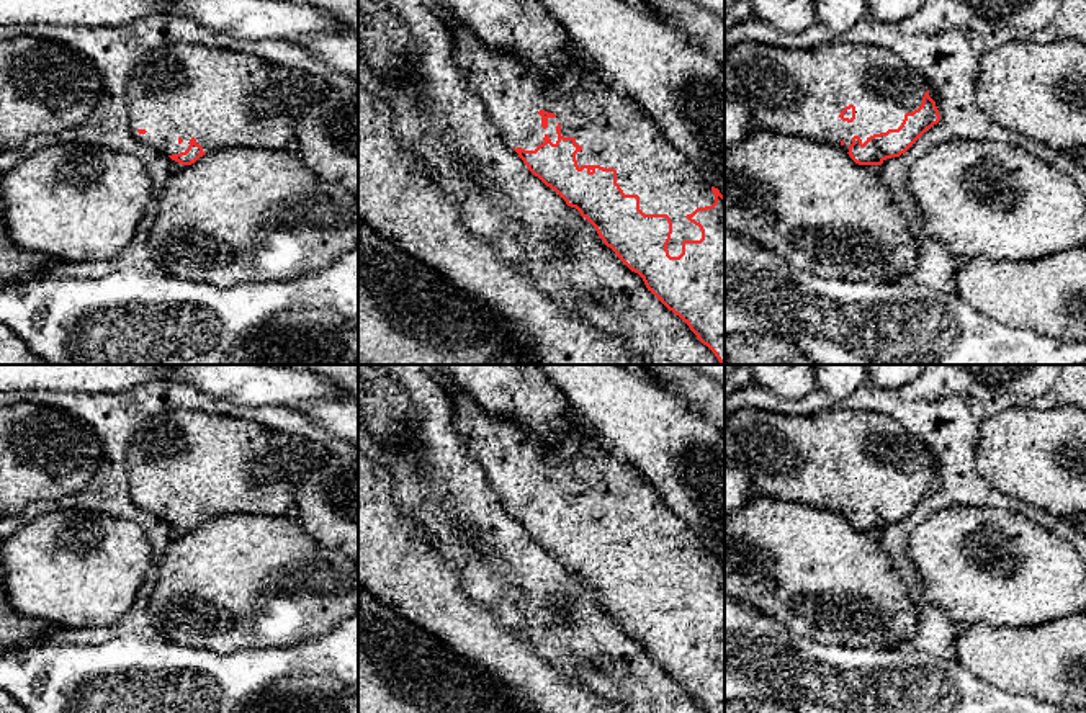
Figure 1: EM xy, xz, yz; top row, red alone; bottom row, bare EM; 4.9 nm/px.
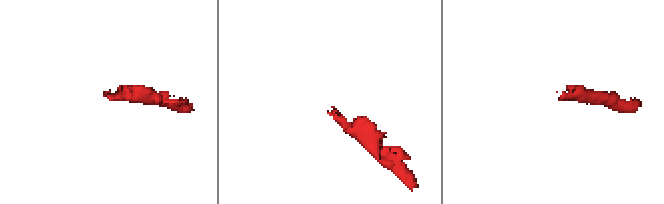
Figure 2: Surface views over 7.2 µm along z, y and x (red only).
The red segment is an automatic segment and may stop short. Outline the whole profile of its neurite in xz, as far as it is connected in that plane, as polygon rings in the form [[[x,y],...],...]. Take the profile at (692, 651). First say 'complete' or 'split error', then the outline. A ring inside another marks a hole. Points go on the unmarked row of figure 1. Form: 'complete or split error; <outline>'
split error; [[[438,376],[438,381],[448,392],[453,404],[453,427],[461,442],[468,445],[469,453],[481,464],[487,484],[499,496],[504,507],[518,520],[528,536],[546,553],[554,556],[568,572],[576,574],[597,597],[599,603],[610,613],[617,623],[635,639],[638,639],[646,654],[675,682],[679,682],[697,705],[707,713],[725,713],[725,563],[711,553],[695,531],[692,531],[664,504],[656,489],[646,481],[639,469],[625,460],[607,440],[600,438],[589,425],[582,433],[569,433],[553,448],[545,448],[536,437],[520,424],[497,417],[479,407],[464,391],[451,384],[450,379]]]

